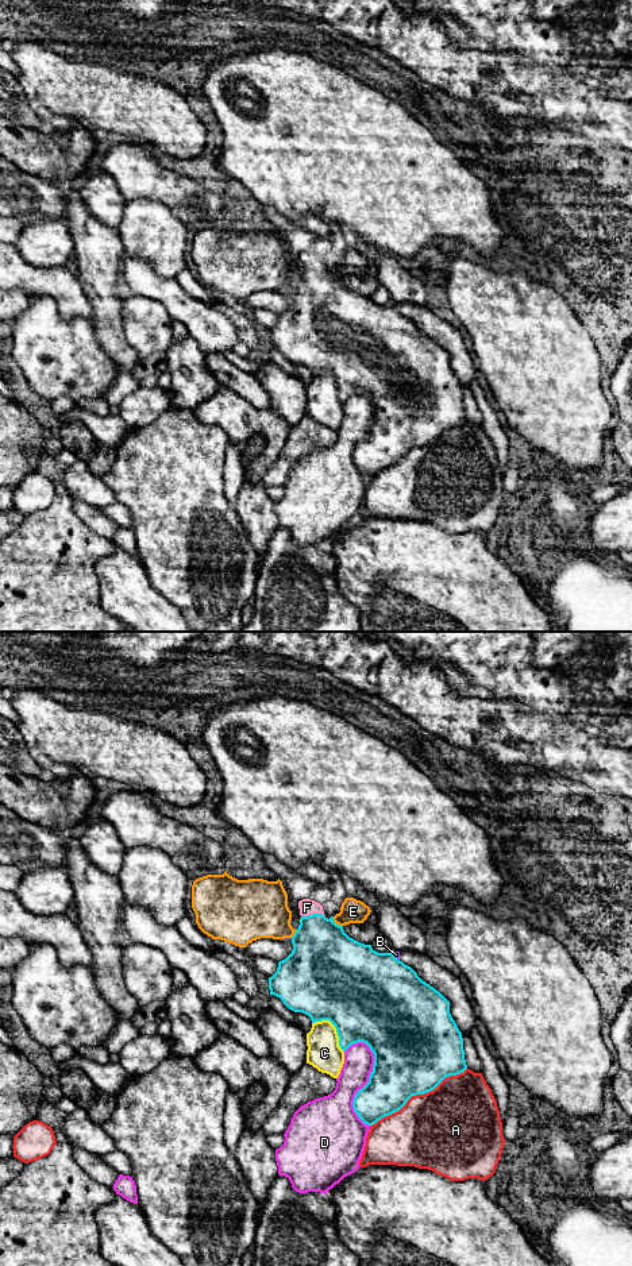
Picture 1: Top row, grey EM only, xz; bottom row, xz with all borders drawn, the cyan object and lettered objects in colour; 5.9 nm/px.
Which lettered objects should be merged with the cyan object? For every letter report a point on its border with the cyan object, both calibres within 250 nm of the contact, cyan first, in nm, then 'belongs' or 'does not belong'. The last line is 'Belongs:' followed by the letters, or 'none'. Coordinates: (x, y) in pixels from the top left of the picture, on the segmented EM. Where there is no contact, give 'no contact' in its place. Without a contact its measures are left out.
A: xz (419, 1093) | 480/480 nm | does not belong
B: xz (393, 956) | 480/40 nm | does not belong
C: xz (335, 1027) | 500/200 nm | does not belong
D: xz (367, 1083) | 380/200 nm | does not belong
E: xz (335, 923) | 440/140 nm | does not belong
F: xz (312, 914) | 380/100 nm | belongs
Belongs: F

